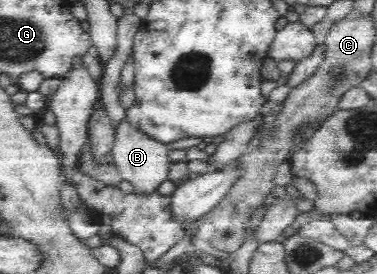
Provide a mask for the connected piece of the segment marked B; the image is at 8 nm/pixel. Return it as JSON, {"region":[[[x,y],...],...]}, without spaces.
{"region":[[[128,117],[115,128],[115,141],[111,152],[121,178],[130,182],[136,194],[152,194],[164,180],[168,180],[169,166],[172,162],[168,159],[167,146],[161,141],[154,140],[148,133],[142,132],[140,128],[130,123]]]}

